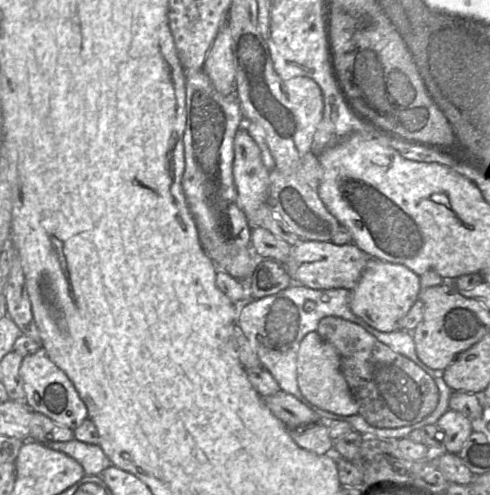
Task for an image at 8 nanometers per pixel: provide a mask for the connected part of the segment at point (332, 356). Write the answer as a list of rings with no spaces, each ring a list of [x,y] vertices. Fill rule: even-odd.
[[[317,331],[306,334],[297,353],[297,383],[302,395],[311,404],[327,412],[351,416],[358,414],[358,404],[340,370],[340,354]]]

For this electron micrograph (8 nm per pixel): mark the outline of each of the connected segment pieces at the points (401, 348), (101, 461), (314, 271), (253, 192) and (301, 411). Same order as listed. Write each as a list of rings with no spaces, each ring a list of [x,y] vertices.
[[[364,328],[367,332],[372,334],[382,343],[387,345],[394,352],[399,353],[410,360],[412,360],[417,366],[419,366],[423,371],[425,371],[430,377],[434,378],[441,377],[444,370],[432,370],[427,367],[421,360],[417,357],[415,352],[415,344],[412,337],[412,333],[404,330],[397,330],[393,332],[381,332],[377,329],[372,332]]]
[[[75,439],[66,442],[47,442],[48,448],[75,459],[87,476],[100,476],[111,462],[99,445],[91,445]]]
[[[300,240],[291,247],[289,258],[283,264],[287,273],[294,284],[313,289],[346,288],[352,290],[371,258],[353,242],[336,245],[332,241]]]
[[[240,127],[234,139],[233,177],[238,193],[238,206],[247,217],[267,202],[269,173],[257,143],[245,127]]]
[[[284,391],[264,397],[264,402],[270,411],[284,423],[288,429],[296,426],[322,422],[322,418],[299,401],[296,397]]]

